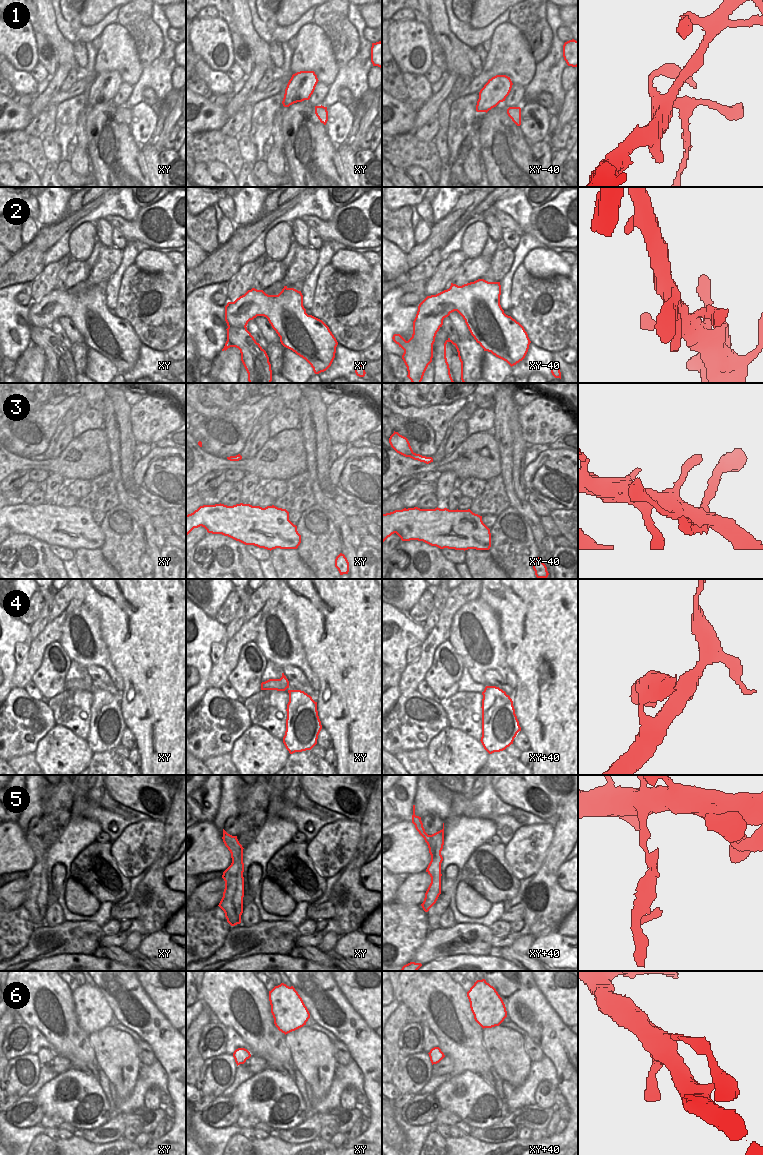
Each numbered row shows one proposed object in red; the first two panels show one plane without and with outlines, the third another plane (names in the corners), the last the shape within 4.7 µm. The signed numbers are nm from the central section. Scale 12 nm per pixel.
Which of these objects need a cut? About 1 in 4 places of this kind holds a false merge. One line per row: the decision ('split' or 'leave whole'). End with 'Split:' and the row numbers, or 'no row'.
1: leave whole
2: leave whole
3: leave whole
4: leave whole
5: split
6: leave whole
Split: 5

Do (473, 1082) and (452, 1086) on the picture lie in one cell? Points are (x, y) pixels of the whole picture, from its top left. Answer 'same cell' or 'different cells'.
same cell

